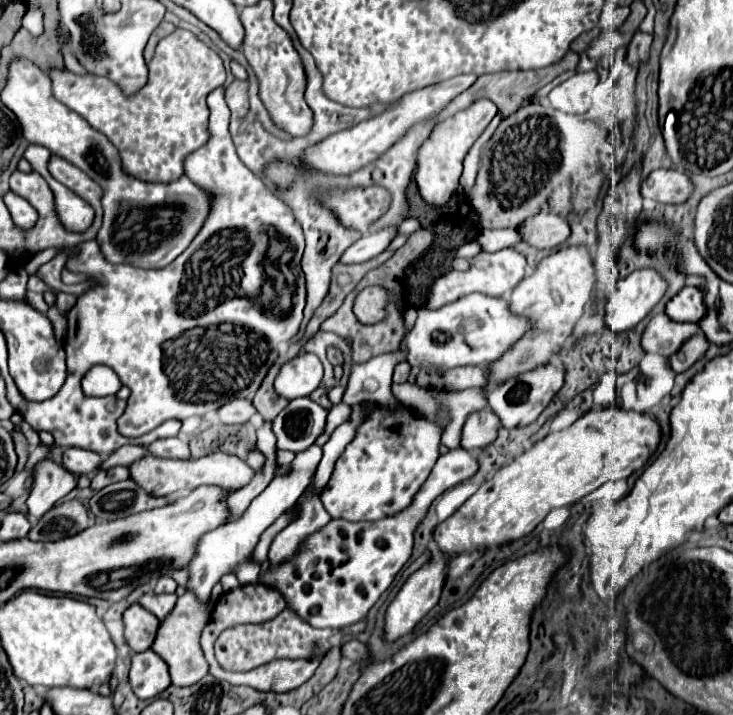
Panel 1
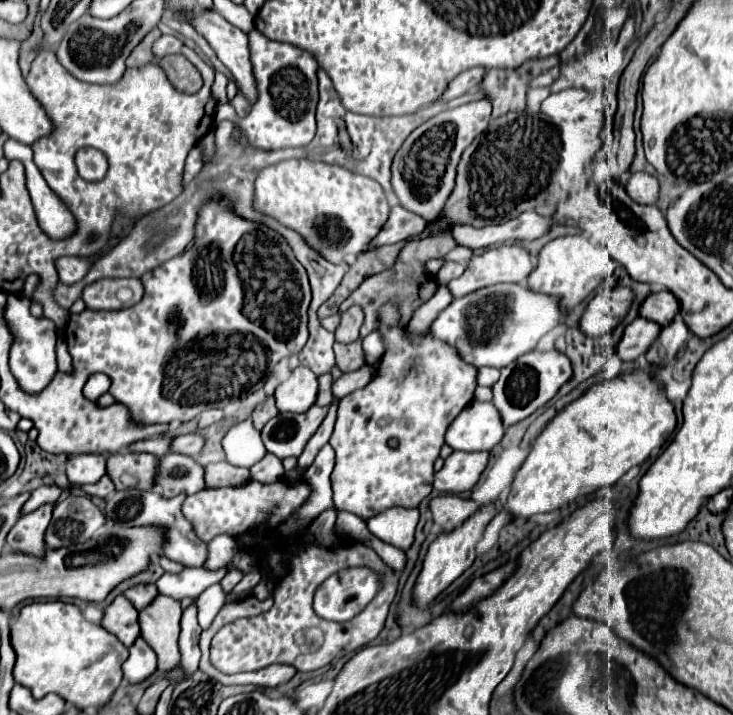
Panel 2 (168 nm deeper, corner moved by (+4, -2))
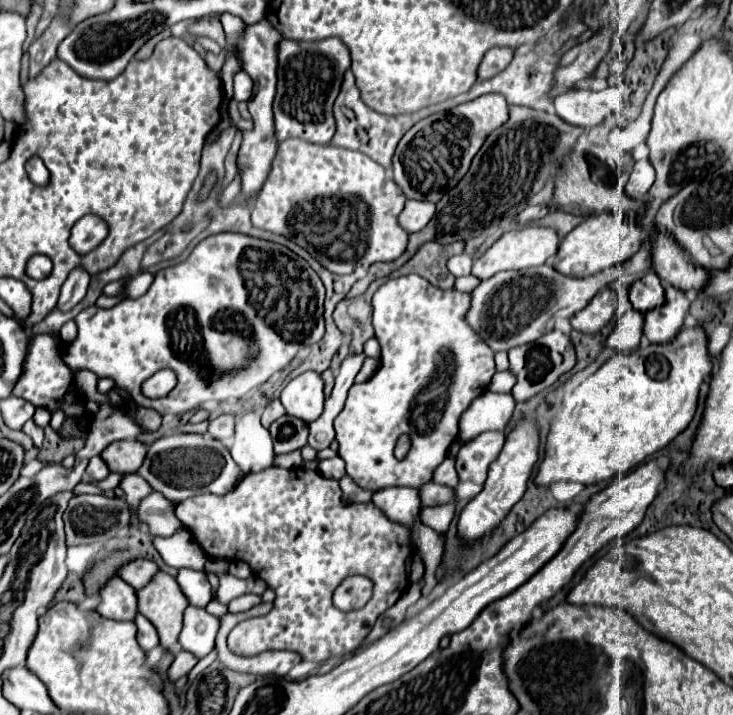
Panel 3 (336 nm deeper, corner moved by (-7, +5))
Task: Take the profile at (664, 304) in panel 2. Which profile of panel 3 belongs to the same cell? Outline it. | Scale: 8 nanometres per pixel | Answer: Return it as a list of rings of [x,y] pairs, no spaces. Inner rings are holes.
[[[649,272],[645,278],[633,282],[629,288],[629,300],[639,312],[649,312],[665,304],[665,288],[655,272]]]

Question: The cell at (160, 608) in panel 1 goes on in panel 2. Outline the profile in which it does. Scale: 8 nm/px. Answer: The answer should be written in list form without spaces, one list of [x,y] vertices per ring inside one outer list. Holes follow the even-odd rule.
[[[146,583],[146,585],[134,585],[130,589],[124,591],[124,595],[128,597],[128,601],[132,601],[132,605],[136,609],[144,609],[148,603],[152,603],[152,599],[158,595],[158,589],[154,583]]]

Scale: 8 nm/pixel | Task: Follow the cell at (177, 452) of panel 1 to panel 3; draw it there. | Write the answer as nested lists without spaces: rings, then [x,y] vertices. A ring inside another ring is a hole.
[[[223,414],[223,416],[219,416],[219,418],[215,418],[215,420],[209,422],[207,436],[215,438],[215,440],[231,438],[231,436],[233,436],[233,426],[235,426],[235,416]]]

